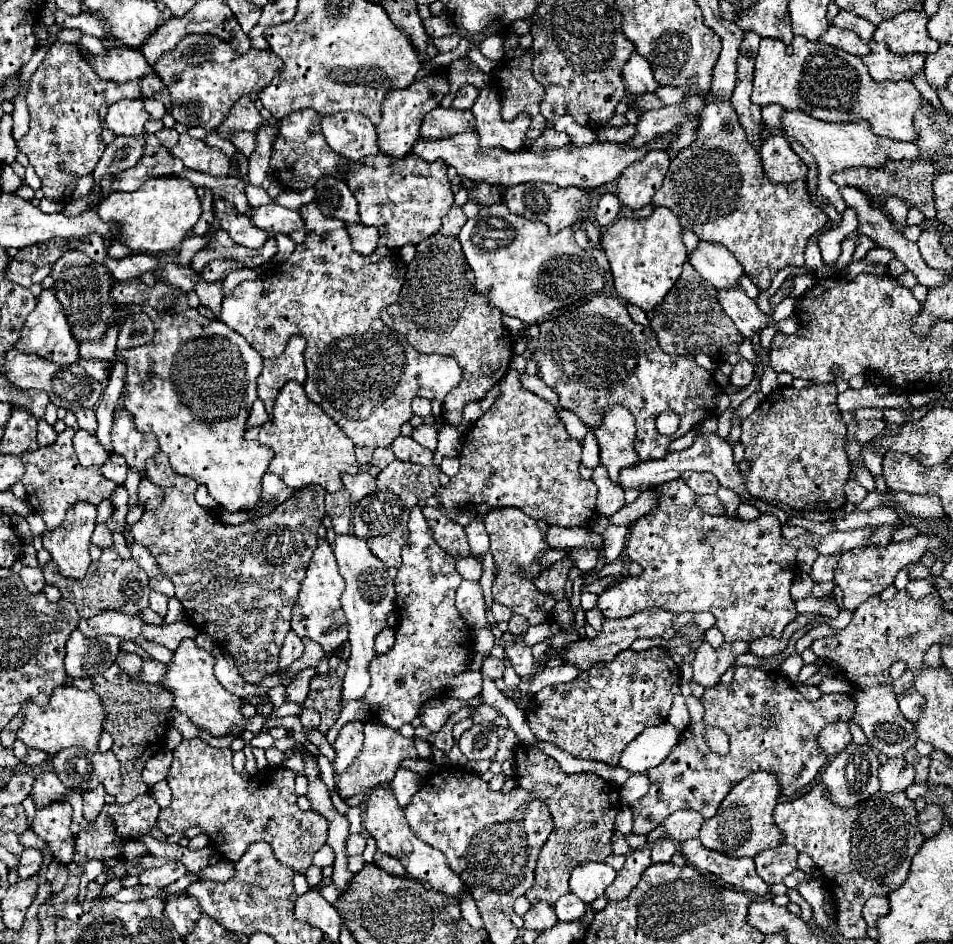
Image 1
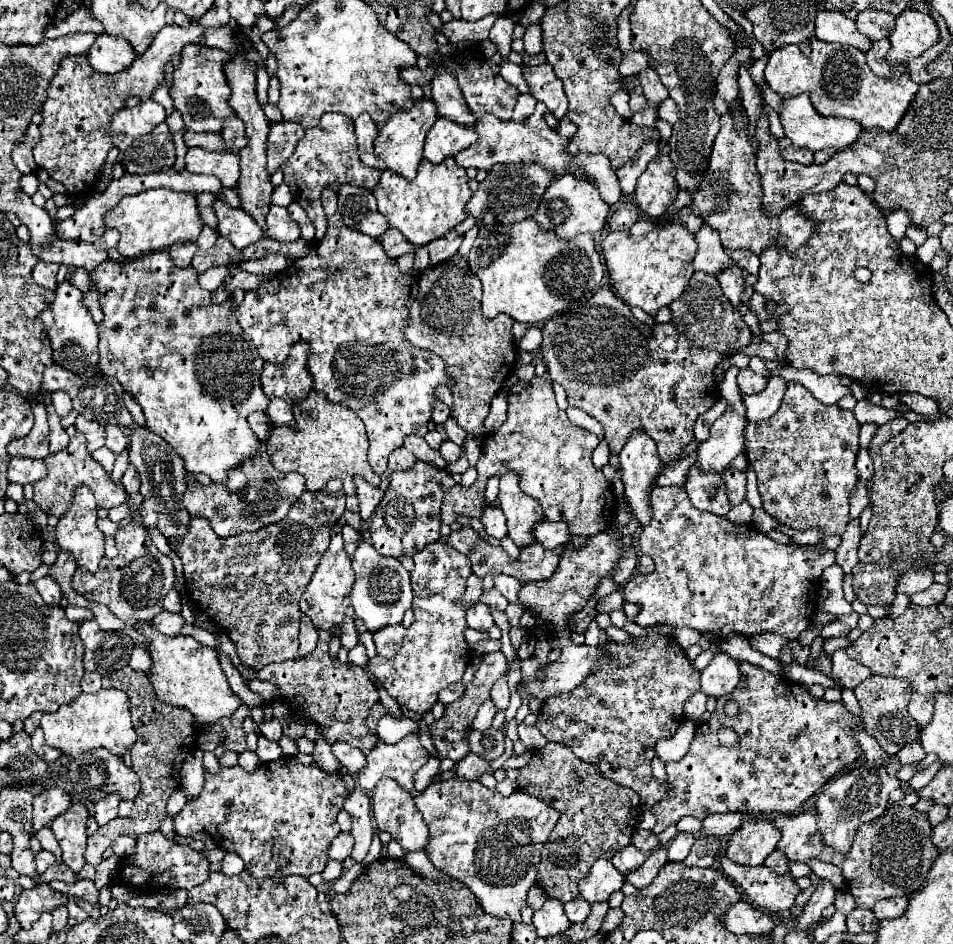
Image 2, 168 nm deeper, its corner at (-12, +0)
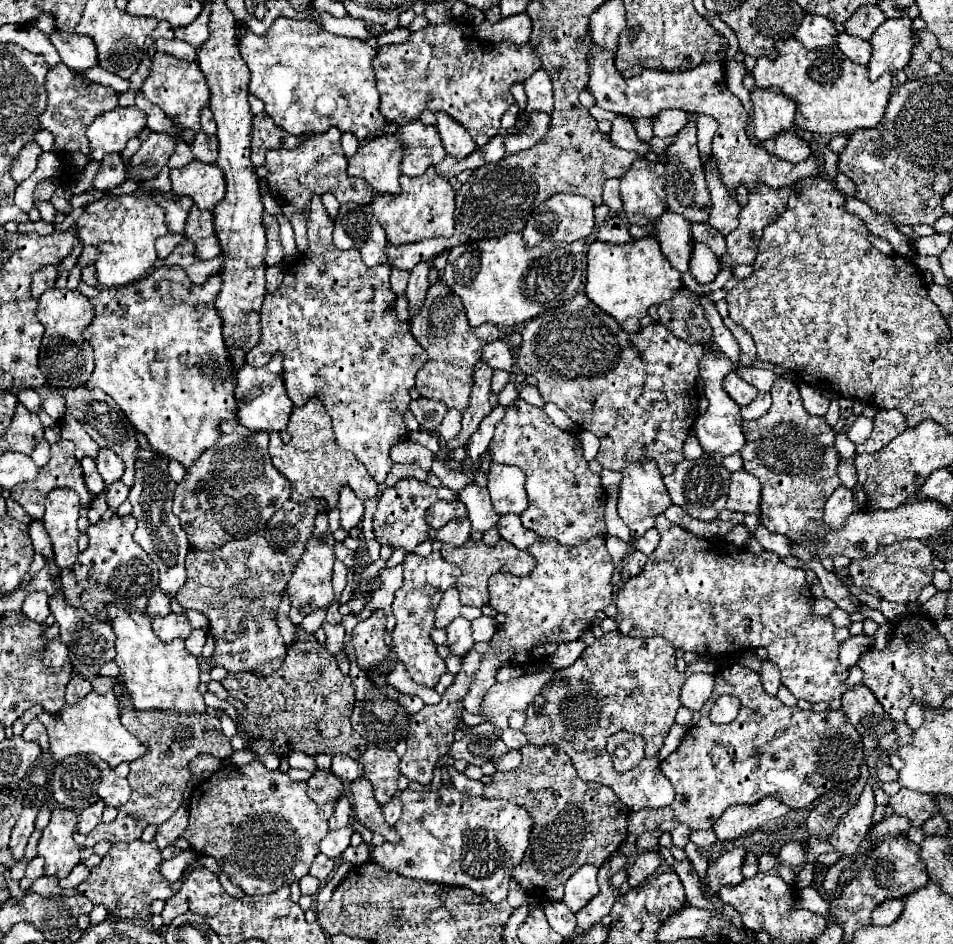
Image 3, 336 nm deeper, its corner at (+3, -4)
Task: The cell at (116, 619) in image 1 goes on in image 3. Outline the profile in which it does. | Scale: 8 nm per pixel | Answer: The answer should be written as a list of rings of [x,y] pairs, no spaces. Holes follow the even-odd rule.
[[[170,614],[166,618],[152,618],[152,628],[162,642],[170,642],[174,638],[188,638],[192,626],[184,614]]]

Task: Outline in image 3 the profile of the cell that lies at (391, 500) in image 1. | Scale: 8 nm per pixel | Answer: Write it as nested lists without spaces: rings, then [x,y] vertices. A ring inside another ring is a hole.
[[[404,478],[396,486],[386,488],[380,496],[376,514],[374,514],[374,532],[380,544],[390,544],[392,548],[404,548],[406,552],[414,552],[414,548],[428,538],[428,524],[424,520],[424,512],[438,500],[452,502],[458,498],[454,491],[441,486],[432,488],[426,482],[418,482],[416,478]]]

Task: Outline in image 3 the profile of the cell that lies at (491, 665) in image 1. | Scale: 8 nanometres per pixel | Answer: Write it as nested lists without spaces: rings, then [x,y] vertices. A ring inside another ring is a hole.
[[[470,650],[468,654],[464,654],[460,672],[456,674],[452,686],[442,694],[442,700],[436,706],[424,706],[412,718],[412,724],[410,724],[410,734],[412,736],[406,742],[408,750],[406,750],[404,758],[400,760],[400,774],[406,776],[410,782],[418,782],[422,786],[428,786],[432,782],[436,762],[450,750],[450,746],[454,742],[456,724],[458,724],[458,720],[462,718],[462,712],[464,712],[462,698],[466,696],[466,692],[468,692],[468,688],[470,688],[470,684],[474,680],[474,674],[476,674],[476,670],[480,666],[480,660],[482,660],[482,656],[476,650]]]

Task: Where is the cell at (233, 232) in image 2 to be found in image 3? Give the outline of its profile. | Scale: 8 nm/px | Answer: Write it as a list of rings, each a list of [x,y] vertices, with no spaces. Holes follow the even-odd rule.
[[[196,206],[190,208],[186,228],[184,228],[186,240],[194,244],[194,254],[200,260],[208,260],[220,254],[220,244],[214,232],[214,218],[212,212],[200,210]]]

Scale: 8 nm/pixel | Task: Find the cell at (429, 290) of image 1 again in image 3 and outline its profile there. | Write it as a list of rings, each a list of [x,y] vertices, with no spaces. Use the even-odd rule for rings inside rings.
[[[436,282],[428,290],[422,312],[412,318],[410,330],[416,342],[428,352],[430,358],[416,376],[416,390],[420,392],[420,396],[442,400],[448,408],[464,412],[474,386],[472,368],[482,360],[482,346],[498,340],[500,330],[492,324],[472,328],[464,316],[460,298],[452,294],[450,288],[444,286],[444,282]]]

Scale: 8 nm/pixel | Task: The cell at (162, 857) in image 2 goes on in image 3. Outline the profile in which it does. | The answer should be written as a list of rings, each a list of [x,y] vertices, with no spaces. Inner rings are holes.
[[[116,842],[102,858],[100,866],[92,868],[88,880],[76,886],[76,892],[86,896],[94,906],[102,904],[110,918],[130,918],[130,920],[150,920],[150,904],[154,900],[168,900],[174,896],[170,882],[158,872],[158,864],[162,862],[160,850],[156,842]]]

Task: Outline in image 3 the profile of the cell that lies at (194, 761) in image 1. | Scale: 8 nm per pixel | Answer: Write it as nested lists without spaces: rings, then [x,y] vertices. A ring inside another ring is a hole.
[[[228,764],[228,766],[222,766],[218,772],[214,772],[208,780],[202,780],[202,782],[194,788],[192,798],[190,798],[188,812],[190,812],[190,822],[188,822],[188,828],[184,830],[182,838],[190,844],[190,848],[192,848],[194,852],[198,852],[200,856],[212,856],[212,858],[220,864],[220,868],[226,872],[226,876],[232,880],[232,884],[244,888],[244,892],[246,892],[248,896],[256,896],[256,894],[272,894],[272,892],[276,892],[278,888],[290,886],[290,884],[302,880],[302,878],[308,874],[308,868],[310,868],[314,856],[320,852],[320,850],[318,850],[318,844],[320,844],[320,840],[328,834],[328,820],[330,820],[330,816],[334,814],[334,804],[326,804],[326,806],[314,804],[314,802],[306,796],[306,782],[294,782],[294,780],[290,780],[290,776],[282,774],[280,770],[268,772],[266,768],[262,768],[262,764],[242,764],[242,766]]]

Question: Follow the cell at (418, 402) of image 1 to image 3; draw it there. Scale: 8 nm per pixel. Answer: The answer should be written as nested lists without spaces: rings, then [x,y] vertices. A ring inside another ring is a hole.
[[[426,398],[412,400],[408,404],[408,408],[414,414],[414,418],[418,420],[420,428],[430,430],[430,432],[436,430],[442,424],[442,420],[444,420],[444,416],[448,412],[446,404],[440,404],[440,400],[426,400]]]

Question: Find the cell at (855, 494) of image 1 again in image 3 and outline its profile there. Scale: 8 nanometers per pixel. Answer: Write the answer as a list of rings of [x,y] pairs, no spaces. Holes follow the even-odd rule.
[[[840,432],[840,434],[836,434],[836,450],[838,450],[838,454],[842,456],[842,458],[846,458],[846,460],[850,460],[852,456],[854,456],[854,450],[856,446],[848,440],[848,436],[844,434],[844,432]]]

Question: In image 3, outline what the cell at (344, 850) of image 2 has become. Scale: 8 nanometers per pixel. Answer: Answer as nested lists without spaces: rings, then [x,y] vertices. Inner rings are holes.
[[[352,826],[340,828],[336,832],[328,832],[322,842],[320,842],[320,852],[326,854],[328,858],[338,858],[348,846],[350,846],[350,836],[352,836]]]

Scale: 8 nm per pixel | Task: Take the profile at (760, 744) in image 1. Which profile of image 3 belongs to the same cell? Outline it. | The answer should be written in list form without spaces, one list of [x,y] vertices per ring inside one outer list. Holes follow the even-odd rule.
[[[732,664],[716,674],[713,697],[710,697],[706,706],[700,710],[700,720],[696,726],[688,730],[682,744],[676,752],[672,752],[662,762],[664,776],[672,782],[676,790],[676,798],[668,808],[646,808],[640,812],[632,812],[628,818],[628,834],[644,834],[644,832],[670,832],[676,824],[688,824],[692,830],[708,830],[720,818],[724,808],[732,804],[754,804],[760,802],[764,796],[776,796],[786,806],[798,810],[806,808],[822,794],[830,792],[842,782],[856,780],[860,776],[860,766],[864,762],[864,744],[862,736],[848,724],[848,718],[842,710],[800,710],[784,706],[776,696],[764,692],[758,672],[748,670],[740,664]],[[723,694],[736,696],[740,700],[738,718],[726,726],[714,724],[708,718],[708,712],[714,704],[713,698]]]

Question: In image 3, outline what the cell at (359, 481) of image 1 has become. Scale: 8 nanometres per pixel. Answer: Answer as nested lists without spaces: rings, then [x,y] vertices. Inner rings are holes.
[[[344,486],[340,490],[338,510],[340,510],[340,528],[348,532],[360,524],[362,514],[364,514],[364,502],[352,492],[352,488]]]

